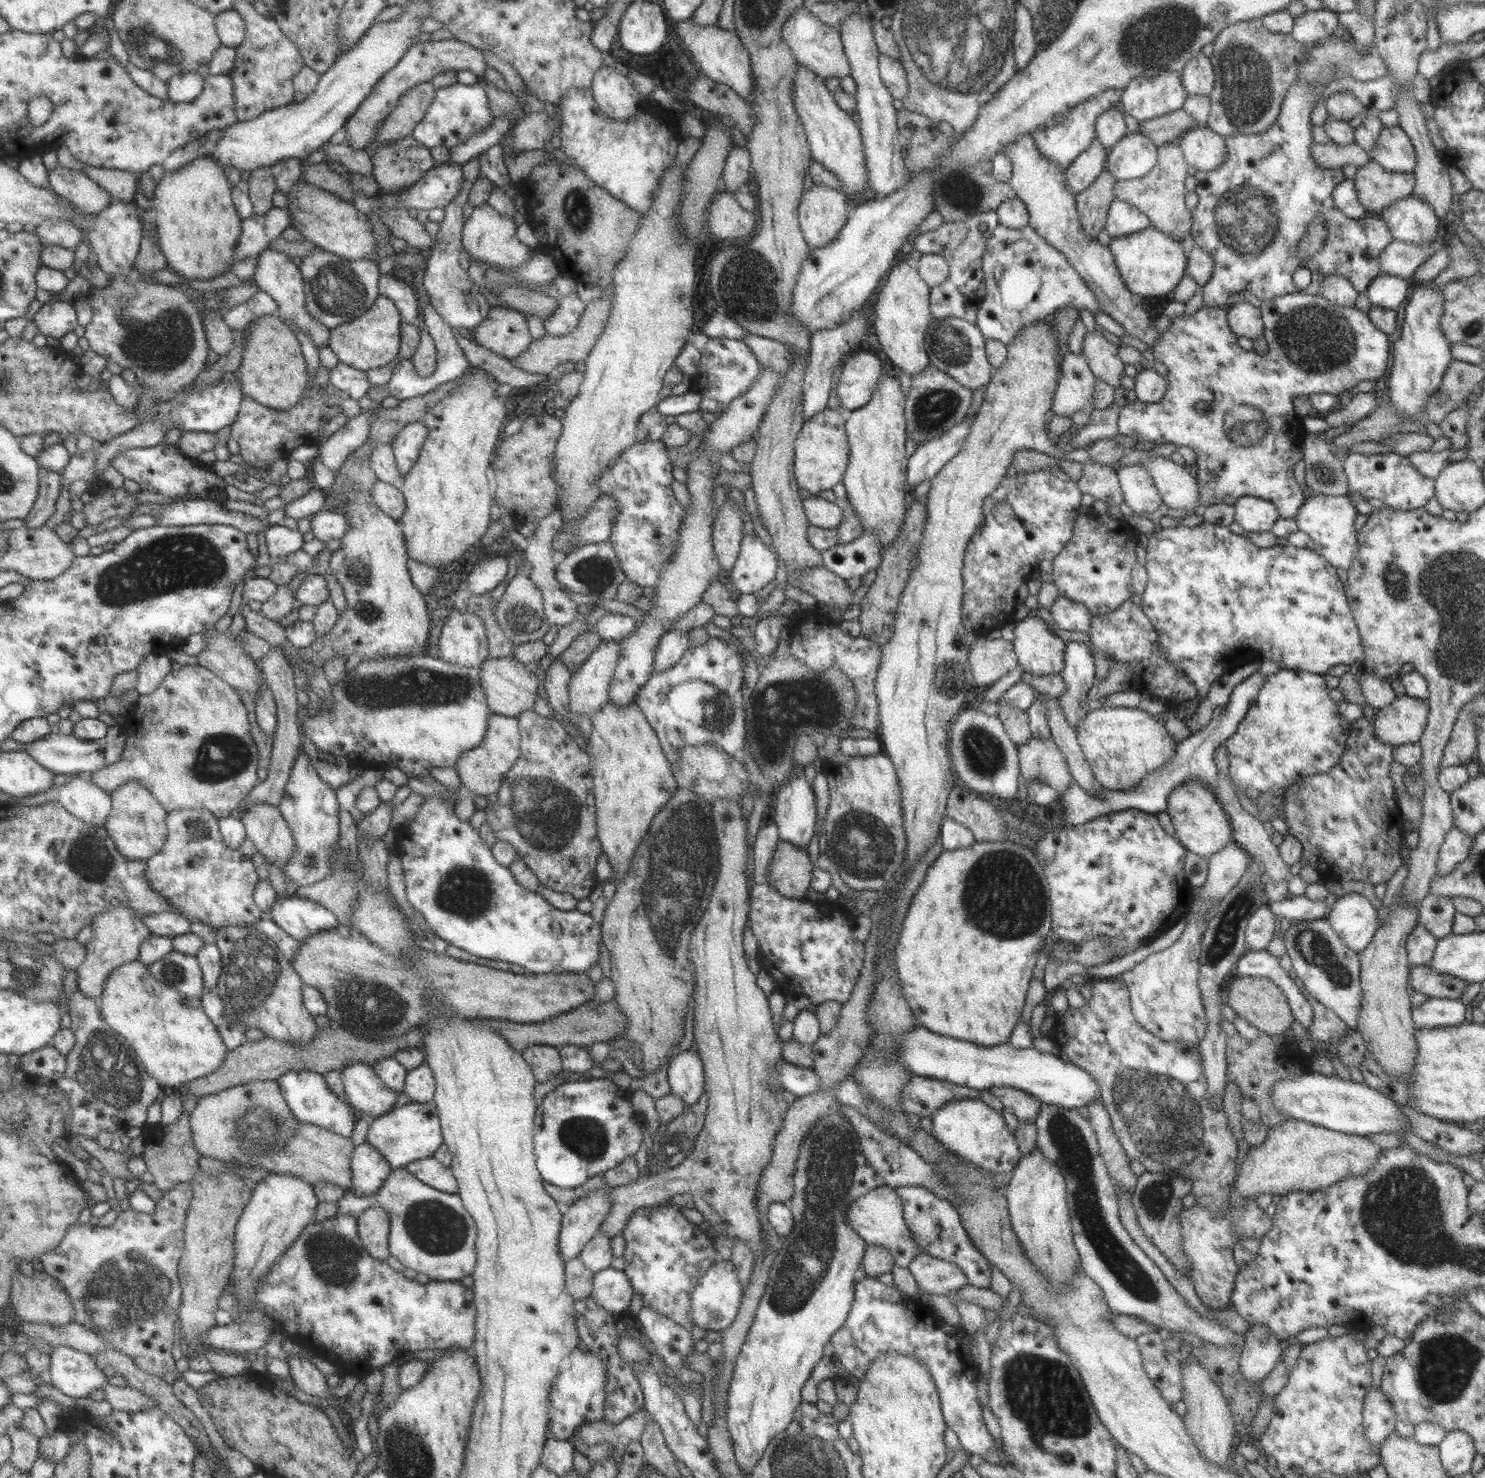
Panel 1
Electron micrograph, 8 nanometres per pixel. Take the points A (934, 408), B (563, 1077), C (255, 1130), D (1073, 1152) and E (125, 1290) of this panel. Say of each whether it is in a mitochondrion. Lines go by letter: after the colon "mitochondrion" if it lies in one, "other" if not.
A: mitochondrion
B: other
C: mitochondrion
D: mitochondrion
E: mitochondrion

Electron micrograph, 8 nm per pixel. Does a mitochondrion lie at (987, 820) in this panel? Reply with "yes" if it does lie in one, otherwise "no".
no

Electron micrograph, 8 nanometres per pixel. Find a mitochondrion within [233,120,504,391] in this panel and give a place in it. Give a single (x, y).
(337, 290)

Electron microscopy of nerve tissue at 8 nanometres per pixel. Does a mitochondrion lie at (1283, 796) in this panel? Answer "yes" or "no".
no

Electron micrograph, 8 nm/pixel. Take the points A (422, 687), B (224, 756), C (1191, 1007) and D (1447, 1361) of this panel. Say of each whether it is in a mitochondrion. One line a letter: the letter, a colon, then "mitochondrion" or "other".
A: mitochondrion
B: mitochondrion
C: other
D: mitochondrion

